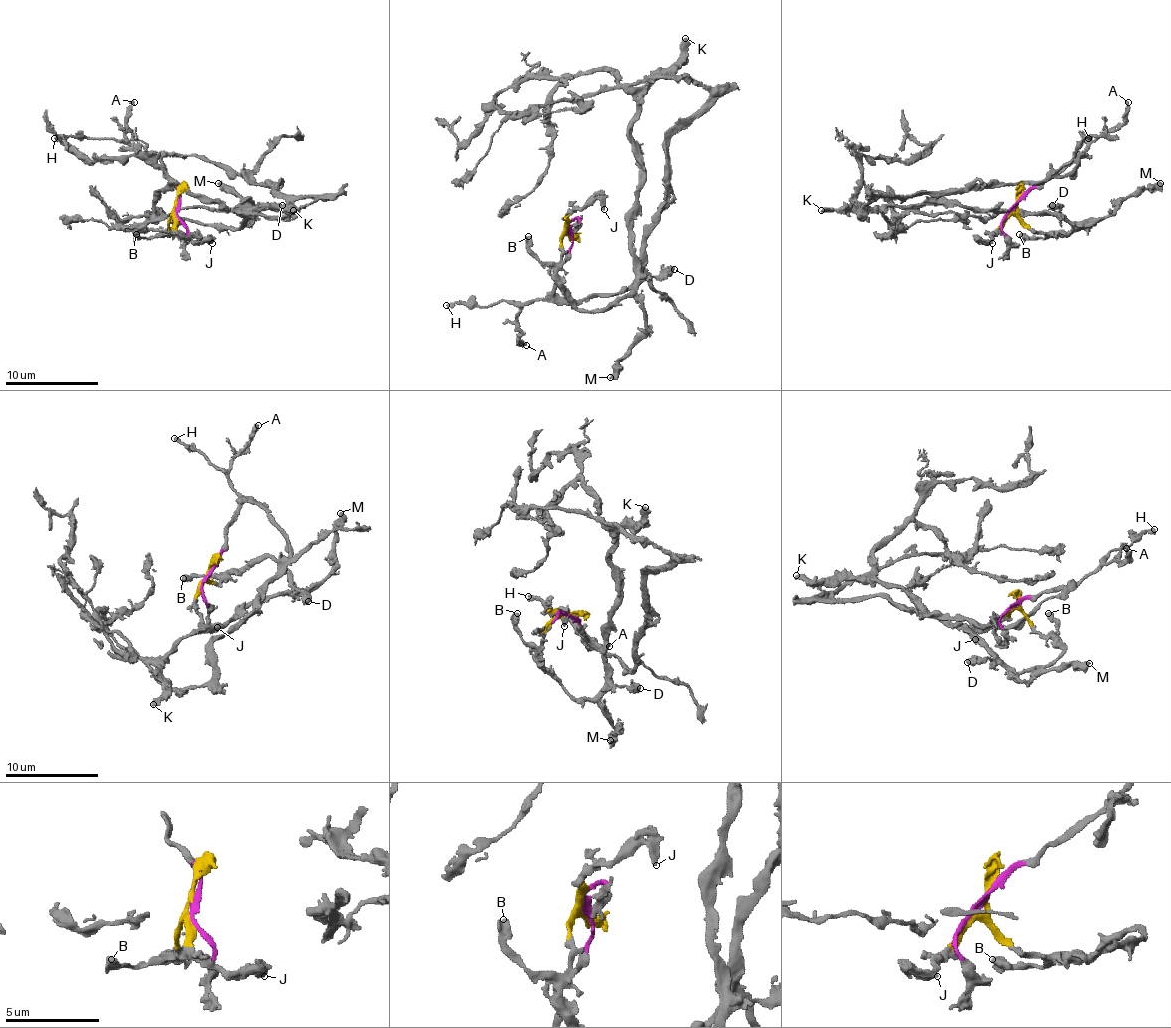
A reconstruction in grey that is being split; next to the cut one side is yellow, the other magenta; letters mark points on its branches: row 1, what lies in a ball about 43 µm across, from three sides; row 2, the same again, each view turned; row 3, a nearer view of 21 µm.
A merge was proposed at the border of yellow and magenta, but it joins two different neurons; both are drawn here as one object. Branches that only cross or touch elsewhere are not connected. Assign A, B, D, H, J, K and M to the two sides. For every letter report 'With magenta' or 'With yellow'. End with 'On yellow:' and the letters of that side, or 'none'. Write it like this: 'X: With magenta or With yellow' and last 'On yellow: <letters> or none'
A: With magenta
B: With yellow
D: With yellow
H: With magenta
J: With yellow
K: With yellow
M: With yellow
On yellow: B, D, J, K, M

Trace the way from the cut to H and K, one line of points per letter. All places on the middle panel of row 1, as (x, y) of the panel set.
H: (569, 229), (569, 257), (555, 273), (555, 287), (544, 298), (523, 303), (504, 301), (446, 305)
K: (567, 229), (558, 287), (579, 308), (611, 308), (635, 285), (639, 147), (630, 119), (686, 37)

